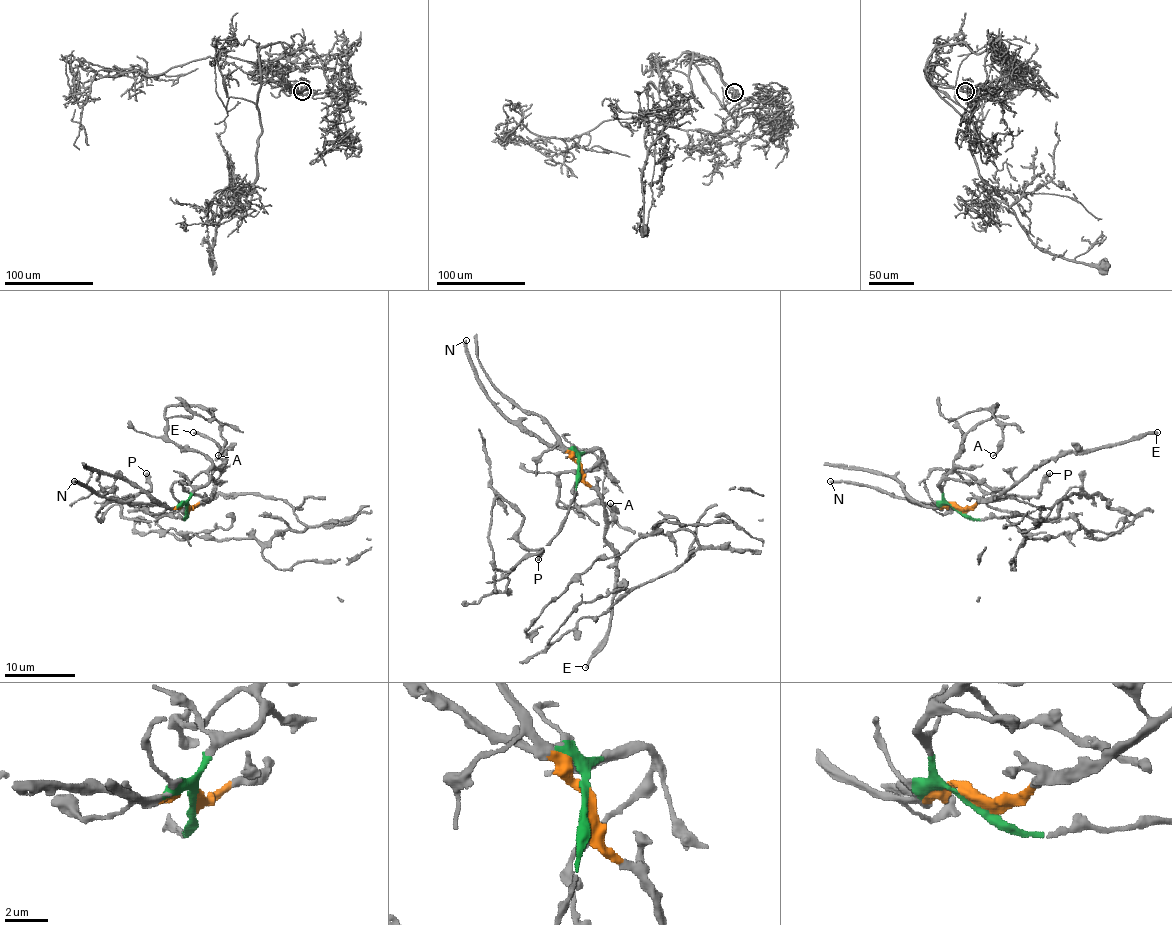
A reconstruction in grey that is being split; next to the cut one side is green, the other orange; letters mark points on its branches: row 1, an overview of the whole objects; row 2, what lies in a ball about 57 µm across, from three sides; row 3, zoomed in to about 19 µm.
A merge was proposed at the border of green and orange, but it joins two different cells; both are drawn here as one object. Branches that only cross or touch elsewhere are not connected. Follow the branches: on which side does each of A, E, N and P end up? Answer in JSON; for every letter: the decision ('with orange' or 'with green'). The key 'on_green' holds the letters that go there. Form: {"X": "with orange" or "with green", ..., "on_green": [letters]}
{"A": "with green", "E": "with orange", "N": "with orange", "P": "with green", "on_green": ["A", "P"]}

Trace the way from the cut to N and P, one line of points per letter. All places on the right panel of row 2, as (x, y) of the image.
N: (958, 510), (951, 503), (942, 507), (923, 505), (896, 498), (866, 484), (829, 480)
P: (958, 510), (974, 519), (1043, 521), (1053, 519), (1060, 505), (1051, 521), (988, 505), (1035, 496), (1050, 473)

